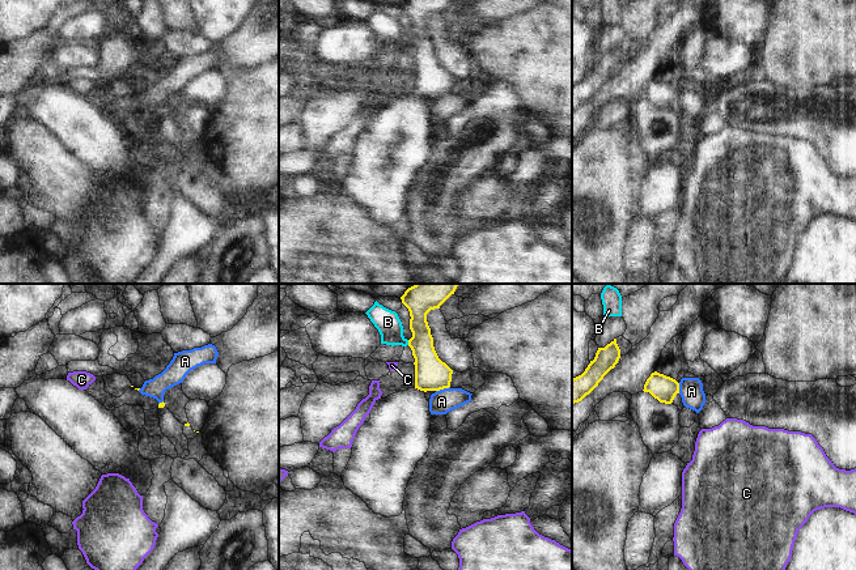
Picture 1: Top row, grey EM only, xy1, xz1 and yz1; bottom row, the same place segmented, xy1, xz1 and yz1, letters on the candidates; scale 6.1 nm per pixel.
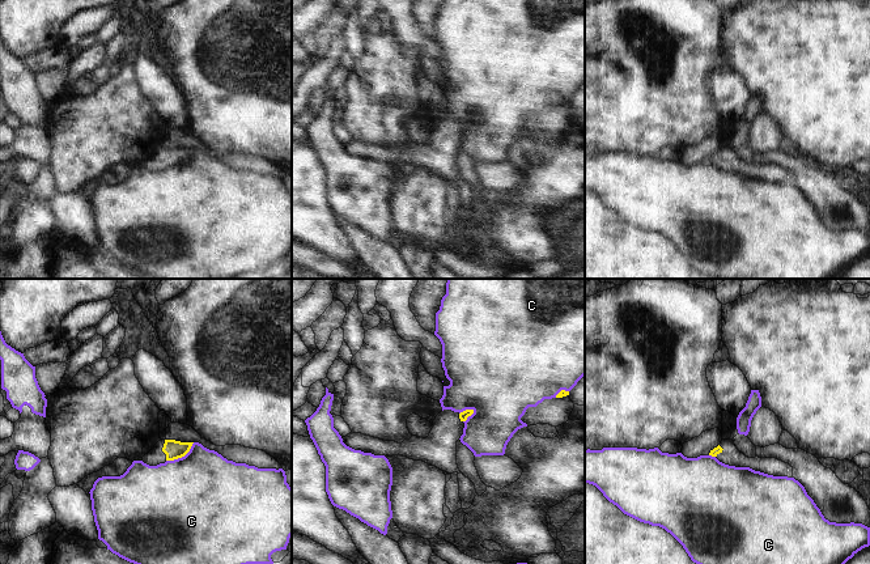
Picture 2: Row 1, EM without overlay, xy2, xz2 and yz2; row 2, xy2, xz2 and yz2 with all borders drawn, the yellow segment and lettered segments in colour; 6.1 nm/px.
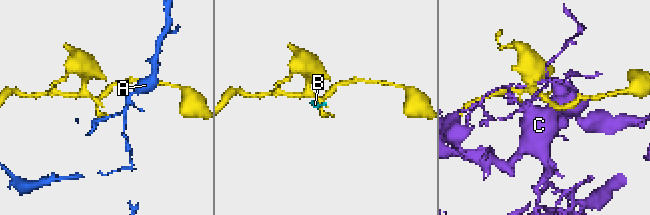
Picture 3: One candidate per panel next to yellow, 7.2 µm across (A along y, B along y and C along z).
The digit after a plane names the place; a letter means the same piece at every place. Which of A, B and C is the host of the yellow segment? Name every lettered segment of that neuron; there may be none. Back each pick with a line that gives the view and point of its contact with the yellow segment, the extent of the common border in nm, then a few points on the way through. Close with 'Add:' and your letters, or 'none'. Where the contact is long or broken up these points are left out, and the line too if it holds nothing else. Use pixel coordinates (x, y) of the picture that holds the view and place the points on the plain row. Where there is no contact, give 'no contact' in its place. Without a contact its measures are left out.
Add: none

